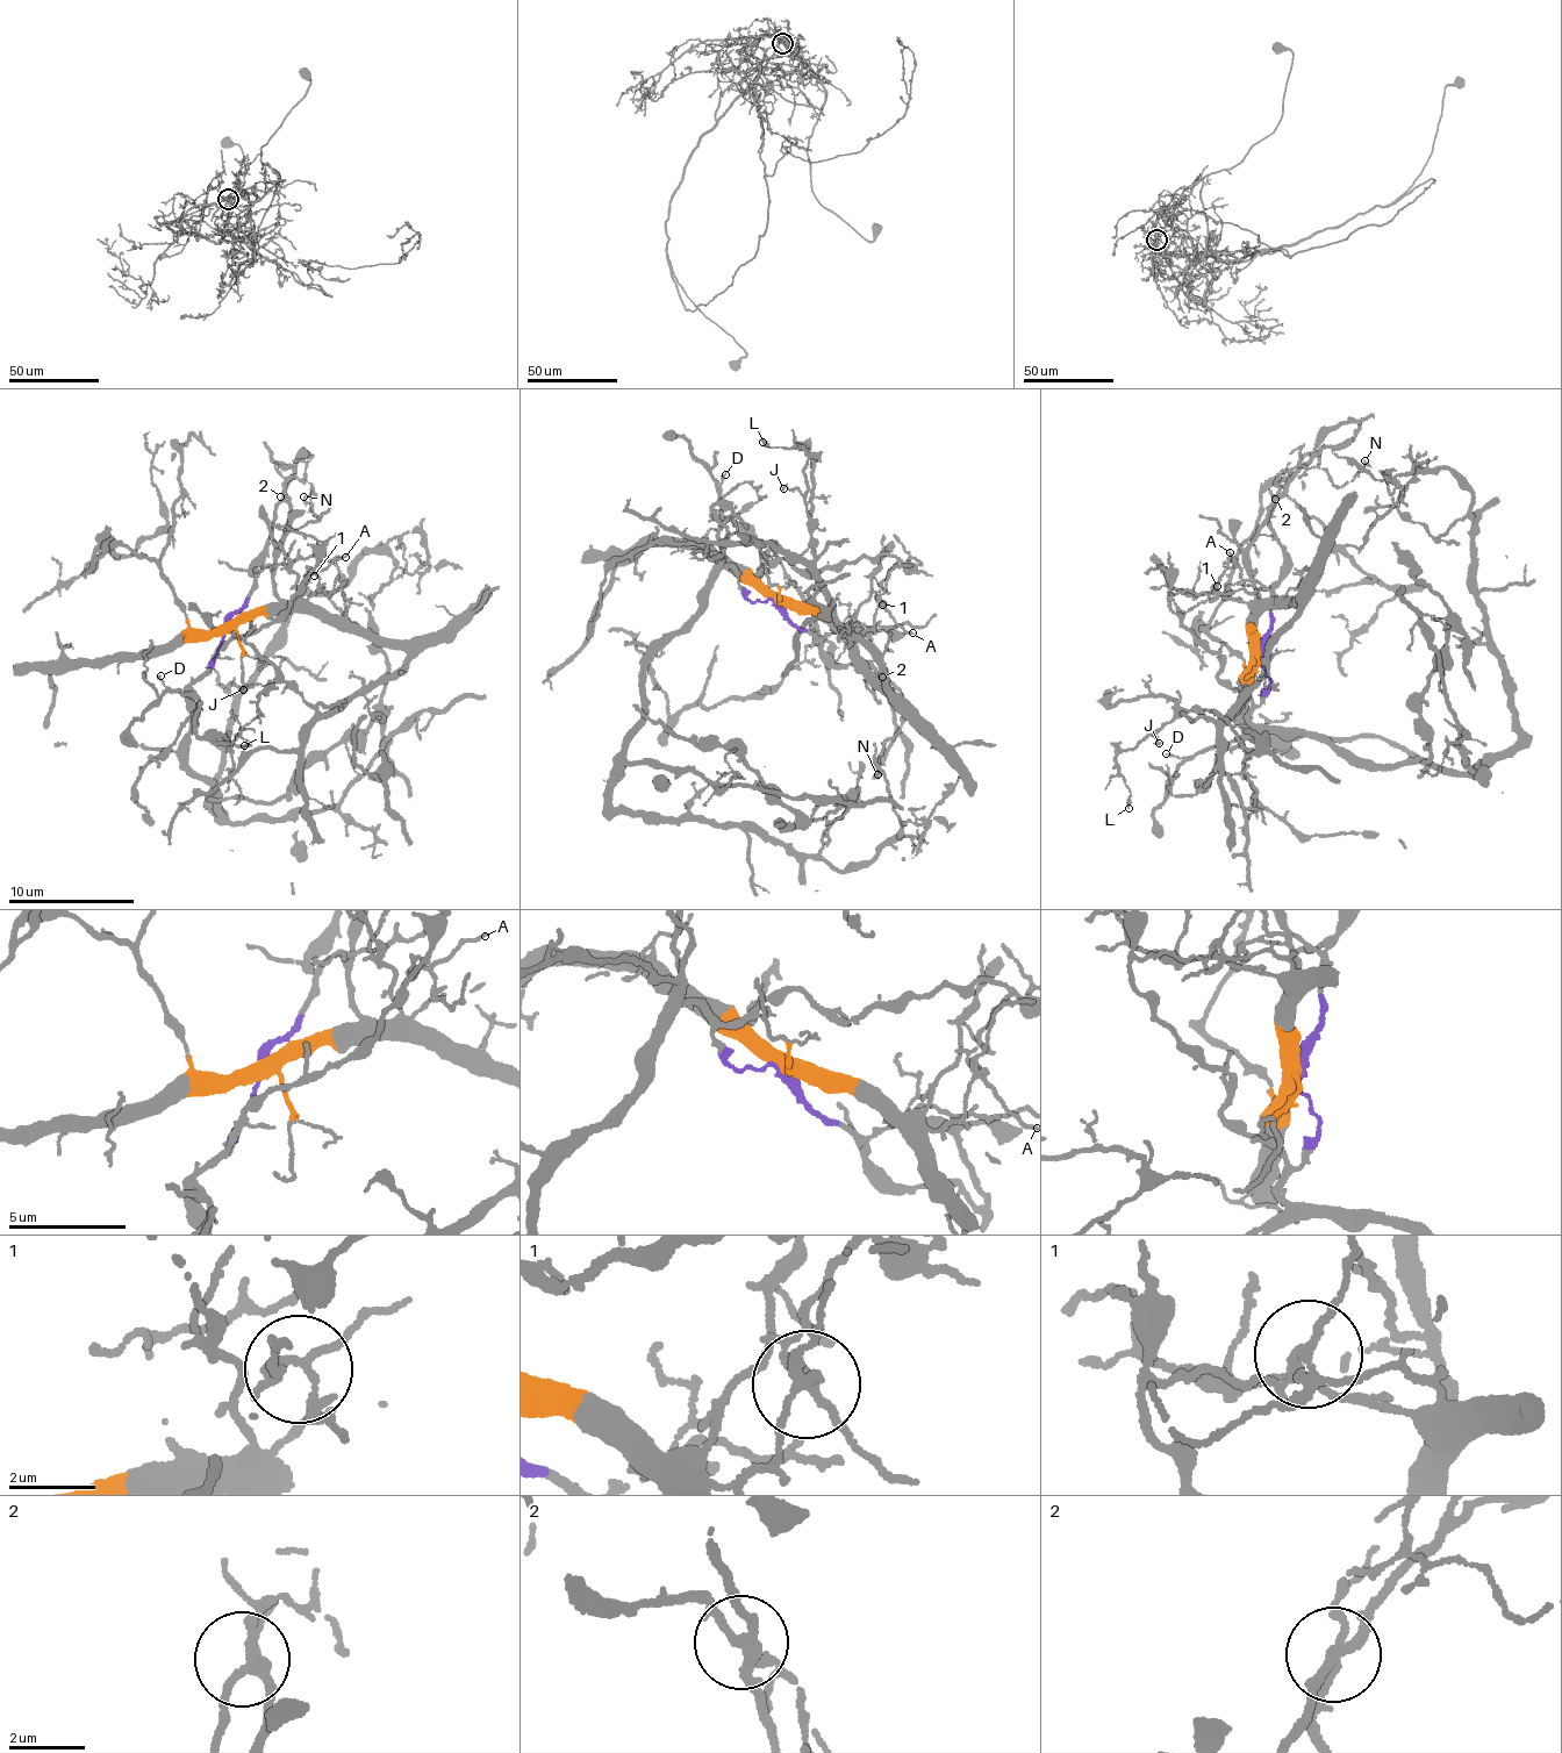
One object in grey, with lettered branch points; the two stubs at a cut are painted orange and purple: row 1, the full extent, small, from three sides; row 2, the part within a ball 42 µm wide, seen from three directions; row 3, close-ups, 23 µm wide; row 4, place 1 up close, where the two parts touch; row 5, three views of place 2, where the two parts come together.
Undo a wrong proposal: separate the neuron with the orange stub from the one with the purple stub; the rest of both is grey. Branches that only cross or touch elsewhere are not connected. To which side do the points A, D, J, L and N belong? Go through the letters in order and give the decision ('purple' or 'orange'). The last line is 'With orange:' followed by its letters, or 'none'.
A: purple
D: purple
J: orange
L: orange
N: purple
With orange: J, L

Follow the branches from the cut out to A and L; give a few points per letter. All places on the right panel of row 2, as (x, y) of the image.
A: (1259, 653), (1268, 680), (1259, 705), (1223, 680), (1223, 655), (1203, 648), (1169, 599), (1216, 589), (1229, 551)
L: (1259, 653), (1259, 616), (1284, 595), (1299, 601), (1220, 721), (1174, 715), (1119, 751), (1130, 808)

